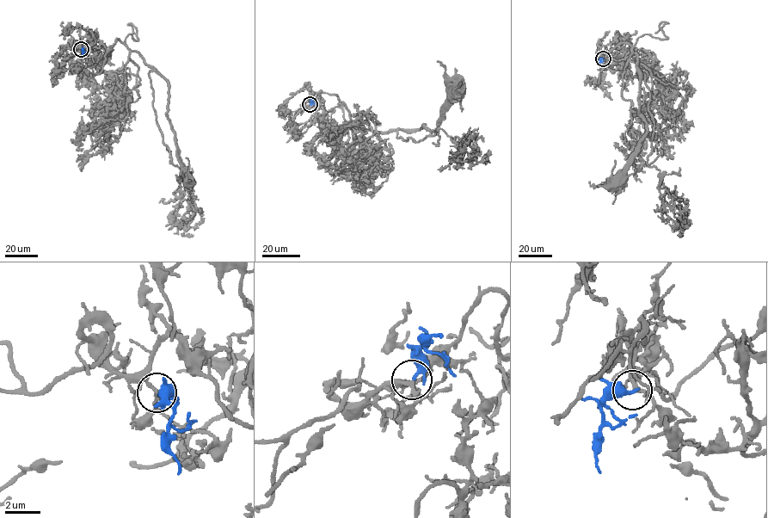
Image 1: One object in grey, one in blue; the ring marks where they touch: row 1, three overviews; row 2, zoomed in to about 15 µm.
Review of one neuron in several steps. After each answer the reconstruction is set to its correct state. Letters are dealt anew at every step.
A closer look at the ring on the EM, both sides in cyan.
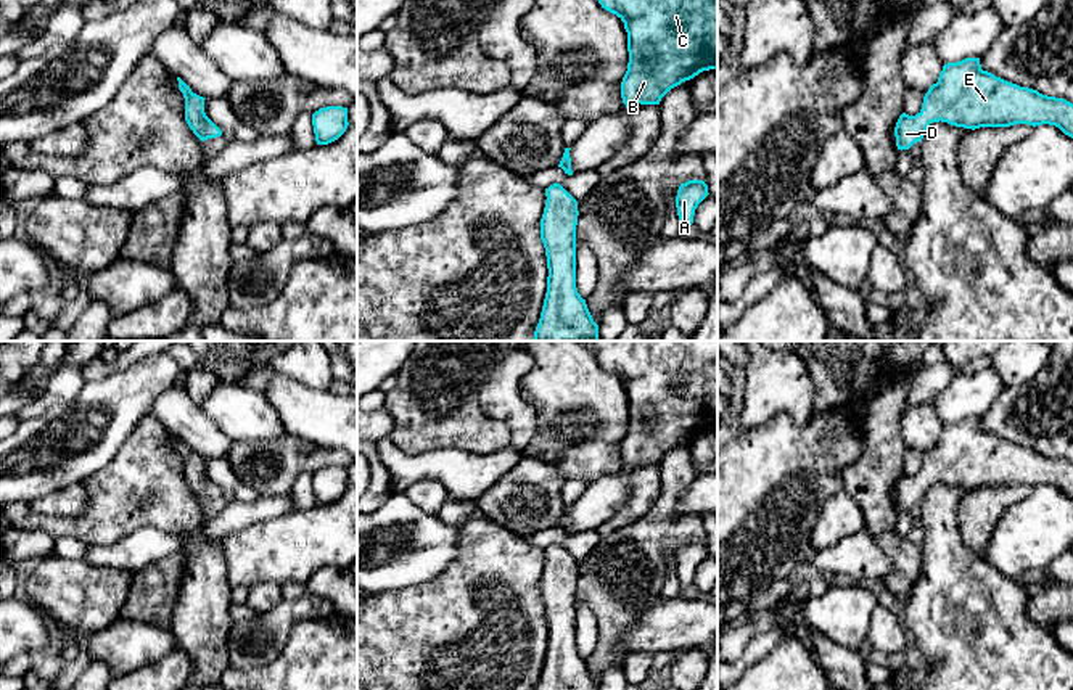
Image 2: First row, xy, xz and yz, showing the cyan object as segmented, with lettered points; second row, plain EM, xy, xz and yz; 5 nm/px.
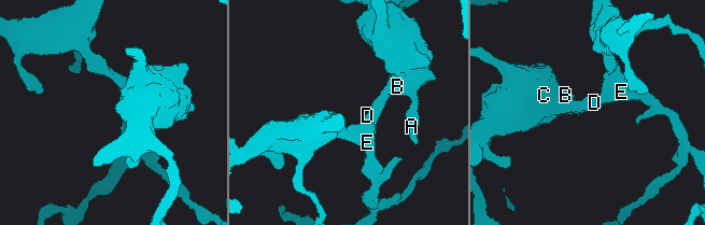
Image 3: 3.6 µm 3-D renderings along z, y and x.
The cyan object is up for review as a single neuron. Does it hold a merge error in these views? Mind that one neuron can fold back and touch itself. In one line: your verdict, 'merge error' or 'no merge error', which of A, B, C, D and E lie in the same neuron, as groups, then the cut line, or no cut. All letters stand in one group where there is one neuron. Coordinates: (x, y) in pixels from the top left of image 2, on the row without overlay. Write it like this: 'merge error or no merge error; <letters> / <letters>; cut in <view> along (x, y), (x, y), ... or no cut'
no merge error; A B C D E; no cut

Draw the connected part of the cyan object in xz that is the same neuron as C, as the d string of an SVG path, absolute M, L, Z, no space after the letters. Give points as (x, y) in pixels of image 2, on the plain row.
M589 341L598 363L616 375L627 392L629 423L621 442L626 468L660 465L674 447L703 431L717 429L717 341Z

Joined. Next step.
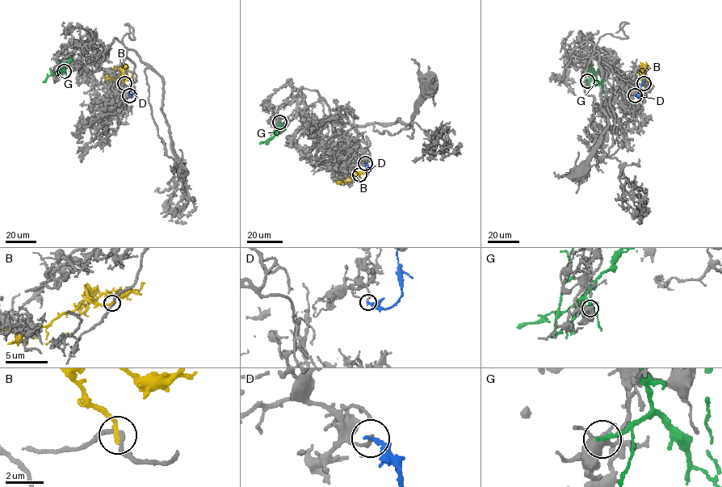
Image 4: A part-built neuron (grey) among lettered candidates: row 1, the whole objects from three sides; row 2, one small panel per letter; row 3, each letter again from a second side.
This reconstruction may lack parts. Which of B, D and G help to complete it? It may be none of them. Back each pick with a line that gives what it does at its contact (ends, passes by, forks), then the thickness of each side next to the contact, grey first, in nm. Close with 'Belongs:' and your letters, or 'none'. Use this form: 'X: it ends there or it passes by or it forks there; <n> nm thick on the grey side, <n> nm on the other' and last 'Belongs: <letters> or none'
Belongs: none

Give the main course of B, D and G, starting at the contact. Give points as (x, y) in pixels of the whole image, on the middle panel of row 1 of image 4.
B: (358, 175), (354, 172), (354, 175), (347, 182), (342, 182)
D: (365, 163), (369, 170), (366, 170), (368, 174)
G: (279, 123), (273, 136), (259, 144)

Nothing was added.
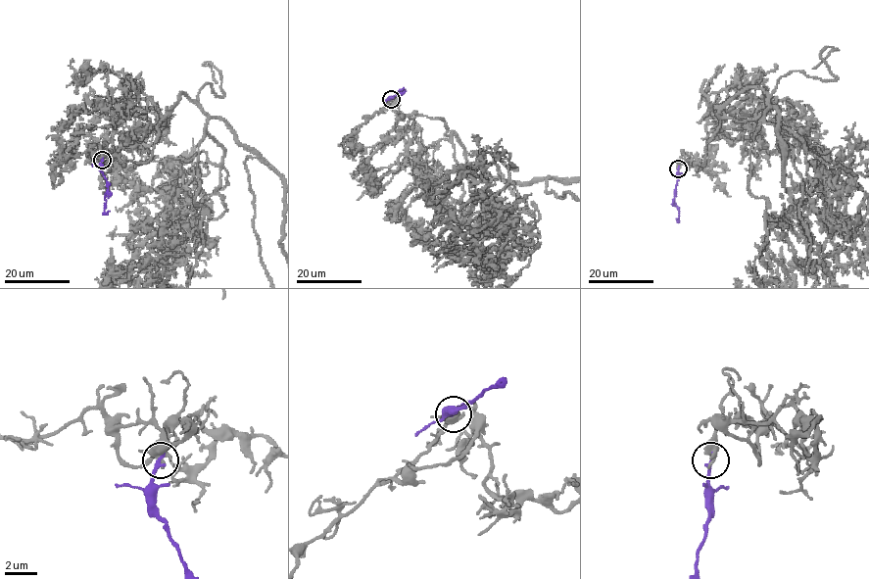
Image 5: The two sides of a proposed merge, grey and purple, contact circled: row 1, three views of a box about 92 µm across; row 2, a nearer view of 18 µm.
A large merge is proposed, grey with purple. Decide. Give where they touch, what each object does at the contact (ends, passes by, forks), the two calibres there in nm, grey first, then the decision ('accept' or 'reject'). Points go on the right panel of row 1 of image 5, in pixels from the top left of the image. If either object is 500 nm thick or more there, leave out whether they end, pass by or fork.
at (678, 168); grey passes by; purple ends there; 400 nm thick on the grey side, 240 nm on the other; reject

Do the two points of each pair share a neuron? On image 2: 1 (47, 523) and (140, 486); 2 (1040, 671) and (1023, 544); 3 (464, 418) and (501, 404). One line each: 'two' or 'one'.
1: one
2: two
3: two

